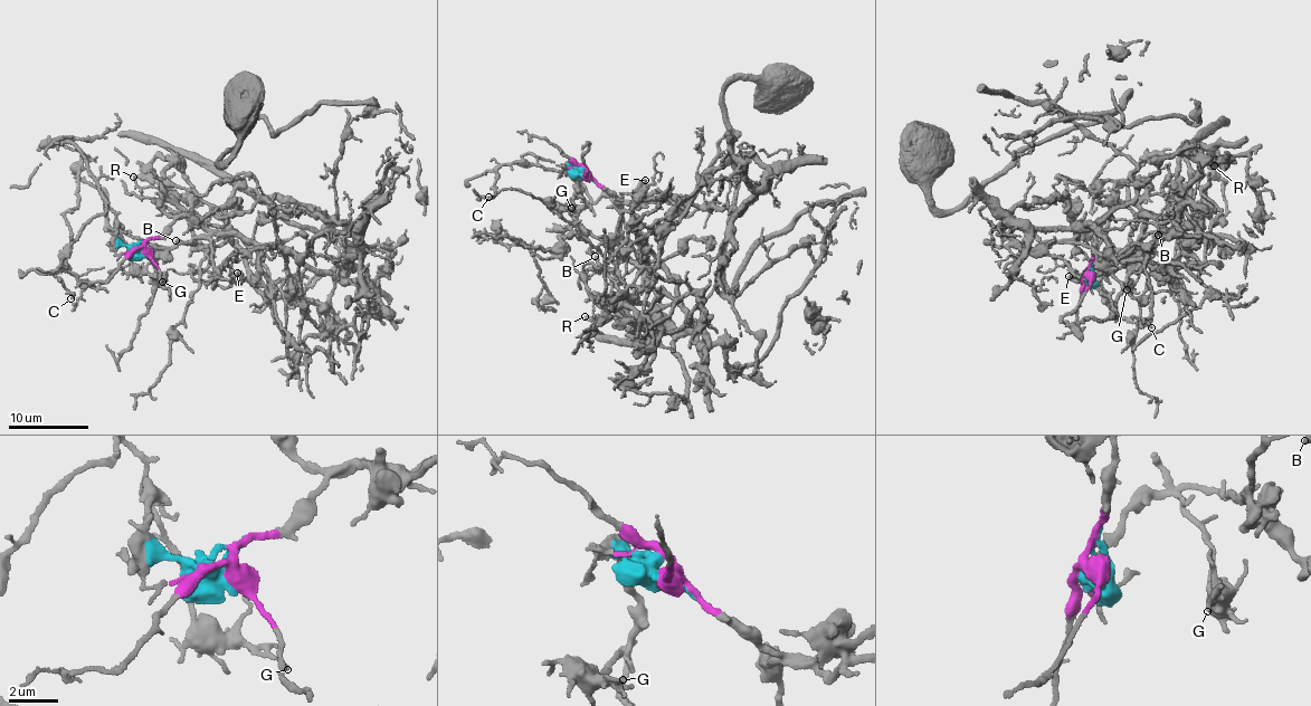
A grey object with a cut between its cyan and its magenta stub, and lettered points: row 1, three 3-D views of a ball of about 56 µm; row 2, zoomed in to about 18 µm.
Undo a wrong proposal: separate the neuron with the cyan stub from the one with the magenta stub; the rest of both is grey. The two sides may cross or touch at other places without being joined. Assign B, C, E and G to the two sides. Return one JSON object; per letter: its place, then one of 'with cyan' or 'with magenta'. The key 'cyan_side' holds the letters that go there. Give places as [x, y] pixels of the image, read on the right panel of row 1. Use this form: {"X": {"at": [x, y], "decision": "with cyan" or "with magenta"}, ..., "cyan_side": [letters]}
{"B": {"at": [1158, 235], "decision": "with cyan"}, "C": {"at": [1151, 327], "decision": "with cyan"}, "E": {"at": [1069, 276], "decision": "with cyan"}, "G": {"at": [1127, 289], "decision": "with cyan"}, "cyan_side": ["B", "C", "E", "G"]}

